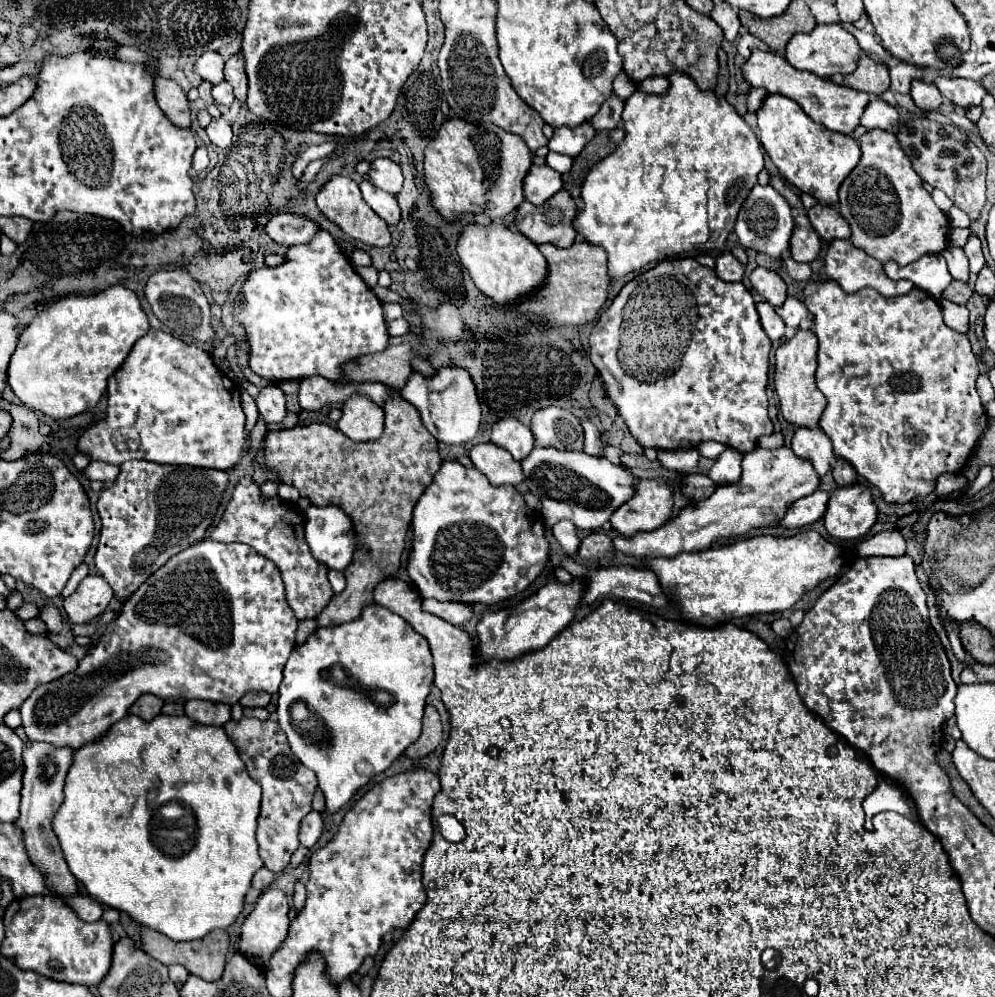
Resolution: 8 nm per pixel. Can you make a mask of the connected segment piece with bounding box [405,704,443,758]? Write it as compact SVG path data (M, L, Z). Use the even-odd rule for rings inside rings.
M425 706L425 714L423 714L423 730L421 730L421 738L417 742L413 742L405 754L409 758L421 758L431 754L439 742L441 742L441 720L439 720L439 712L433 706Z

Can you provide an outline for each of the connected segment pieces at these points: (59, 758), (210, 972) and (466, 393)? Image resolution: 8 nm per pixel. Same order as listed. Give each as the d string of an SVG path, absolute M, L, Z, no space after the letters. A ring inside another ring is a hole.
M45 742L27 744L23 752L25 774L23 774L23 788L21 788L21 814L13 822L23 834L23 846L29 854L31 864L43 874L49 892L61 898L71 898L79 894L79 886L75 878L71 878L71 872L67 870L67 862L63 862L63 850L59 850L59 840L55 838L55 830L51 830L53 814L57 814L59 806L63 804L63 786L71 760L73 754L69 748L53 748L51 744Z
M141 926L141 948L155 960L163 962L165 966L171 964L181 964L185 966L191 974L203 978L203 980L219 980L225 968L225 958L229 950L229 934L225 930L213 930L207 934L207 938L201 938L199 942L171 942L165 934L159 934L147 926Z
M453 366L441 368L433 378L423 378L417 372L413 372L405 388L401 390L401 396L403 400L407 400L419 410L425 428L439 442L445 442L449 446L453 444L461 446L475 438L479 430L479 422L481 422L481 406L477 400L475 384L465 370L453 368Z

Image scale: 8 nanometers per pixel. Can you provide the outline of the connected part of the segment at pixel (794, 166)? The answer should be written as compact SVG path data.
M769 94L757 110L759 140L771 156L779 174L801 192L811 194L823 204L837 204L837 190L861 158L859 144L841 132L831 132L815 124L799 104L781 94Z

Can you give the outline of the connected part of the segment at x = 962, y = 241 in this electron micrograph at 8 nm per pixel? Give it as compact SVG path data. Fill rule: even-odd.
M953 228L951 234L949 234L949 242L951 242L953 246L965 246L969 234L971 234L969 228Z

